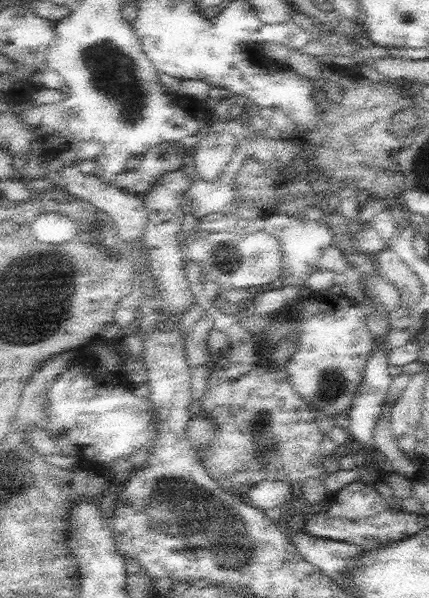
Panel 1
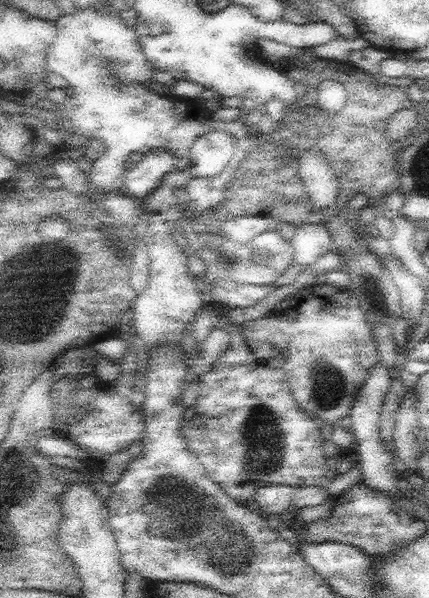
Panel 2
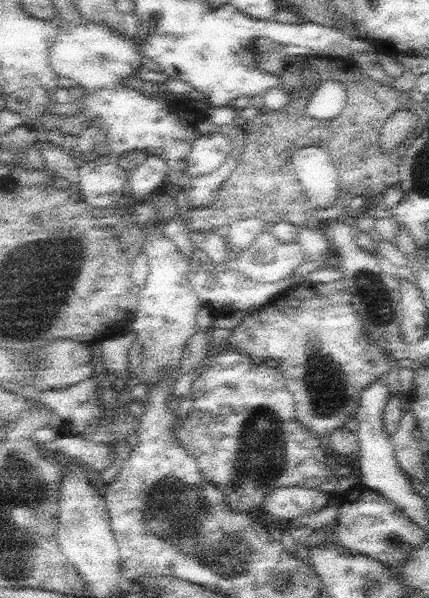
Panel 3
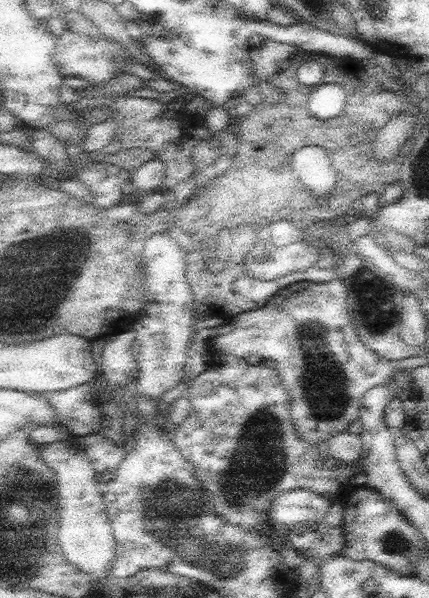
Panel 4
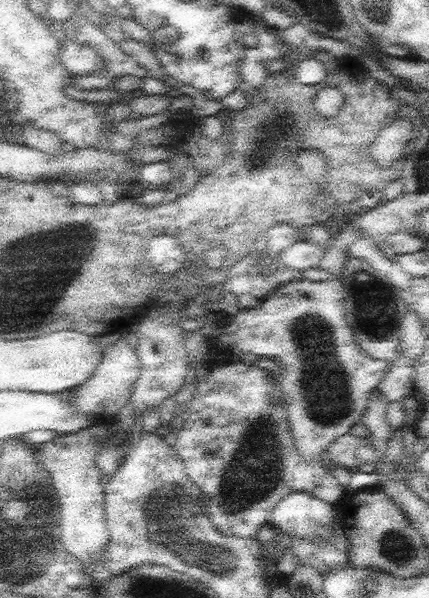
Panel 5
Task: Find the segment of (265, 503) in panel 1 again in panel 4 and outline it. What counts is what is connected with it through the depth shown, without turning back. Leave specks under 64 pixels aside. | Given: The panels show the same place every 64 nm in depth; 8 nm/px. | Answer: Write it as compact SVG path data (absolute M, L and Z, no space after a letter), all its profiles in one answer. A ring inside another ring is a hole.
M296 488L274 498L268 509L268 517L279 530L285 531L288 527L308 525L326 517L330 505L330 499L324 498L322 494Z

